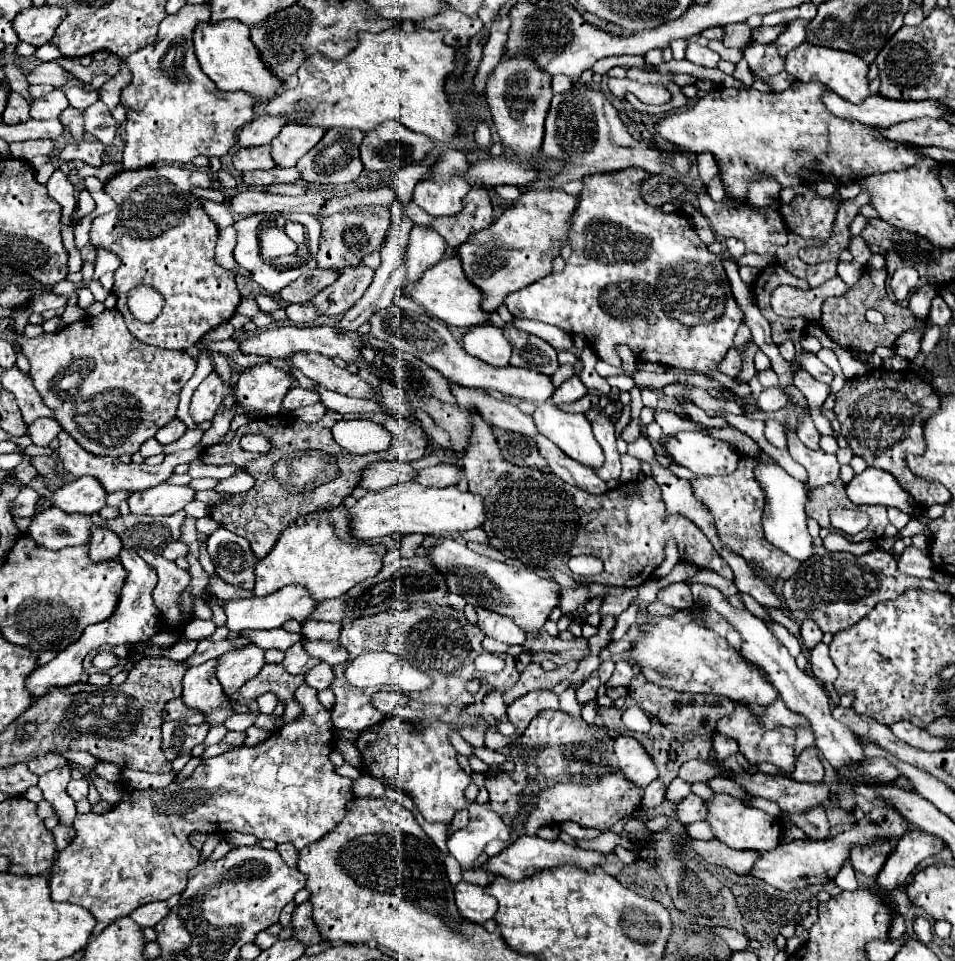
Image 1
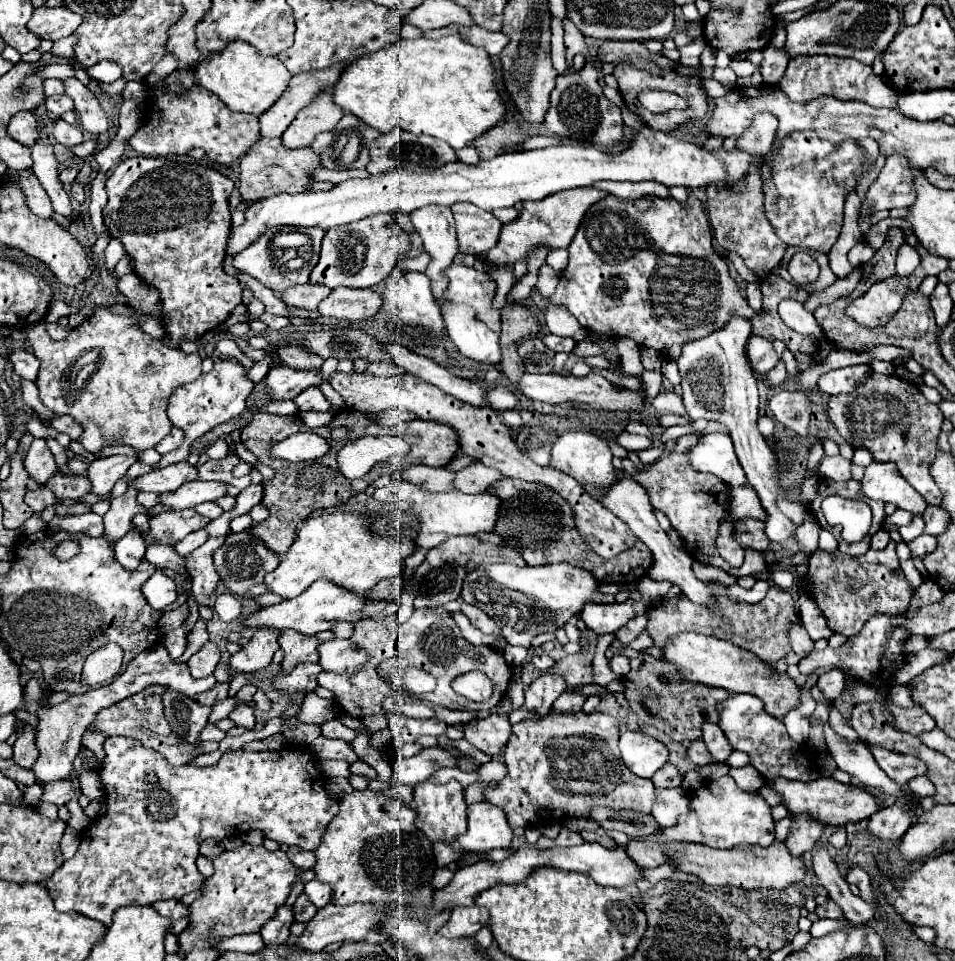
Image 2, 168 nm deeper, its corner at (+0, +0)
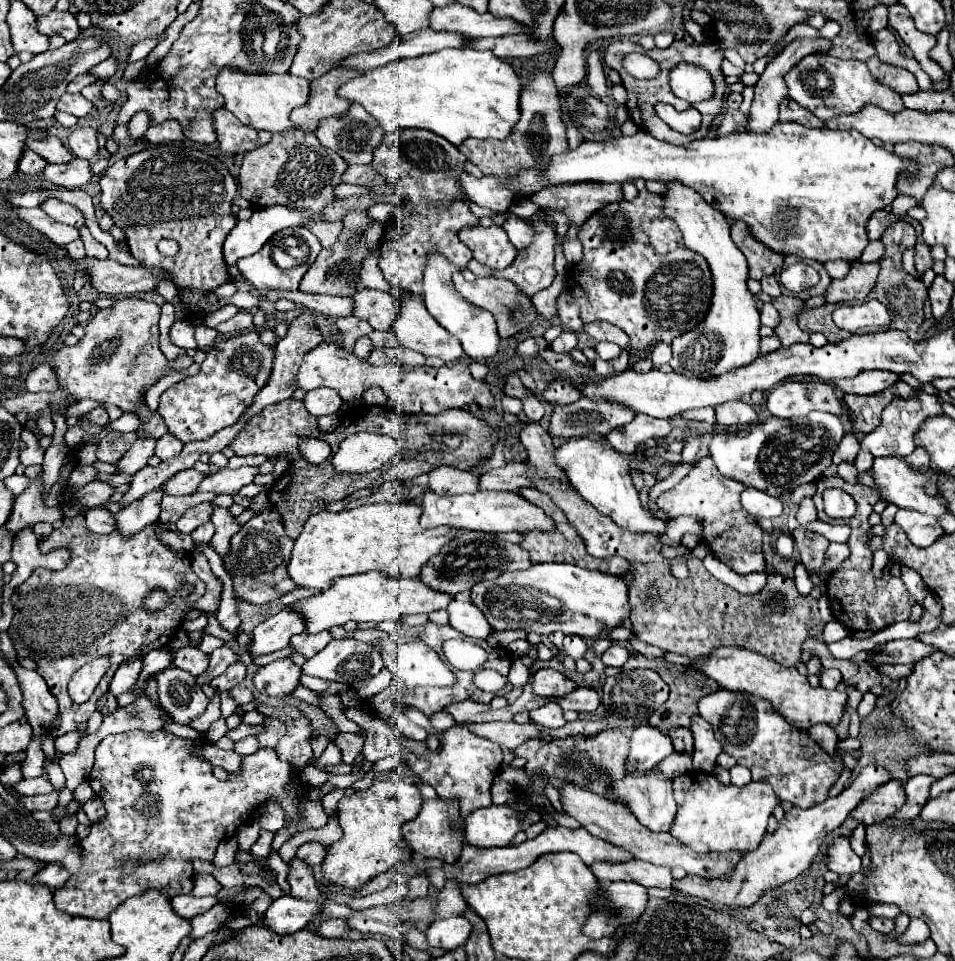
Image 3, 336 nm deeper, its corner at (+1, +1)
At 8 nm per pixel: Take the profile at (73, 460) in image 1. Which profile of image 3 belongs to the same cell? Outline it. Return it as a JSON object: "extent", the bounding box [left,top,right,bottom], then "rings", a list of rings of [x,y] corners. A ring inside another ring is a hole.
{"extent":[164,469,204,495],"rings":[[[186,469],[176,473],[176,477],[172,477],[170,481],[164,483],[166,493],[170,495],[194,495],[198,491],[200,481],[204,479],[204,475],[196,469]]]}

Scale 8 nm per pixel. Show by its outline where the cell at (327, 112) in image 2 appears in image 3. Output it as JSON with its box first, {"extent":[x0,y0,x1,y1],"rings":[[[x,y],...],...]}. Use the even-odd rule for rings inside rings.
{"extent":[290,67,364,131],"rings":[[[334,67],[324,77],[314,79],[310,83],[310,99],[308,99],[308,103],[304,107],[294,109],[290,119],[302,131],[314,131],[322,119],[340,117],[340,115],[348,113],[350,101],[338,97],[338,87],[342,83],[346,83],[348,79],[360,77],[360,75],[364,75],[364,71]]]}

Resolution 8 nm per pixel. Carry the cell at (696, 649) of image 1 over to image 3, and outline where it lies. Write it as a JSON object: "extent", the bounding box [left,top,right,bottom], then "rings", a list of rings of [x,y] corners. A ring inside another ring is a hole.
{"extent":[692,647,848,729],"rings":[[[720,647],[714,649],[714,653],[708,659],[696,659],[692,665],[700,669],[704,675],[712,677],[724,689],[746,691],[772,701],[774,709],[784,719],[788,719],[790,725],[796,725],[798,729],[808,729],[816,723],[836,725],[842,721],[844,705],[848,699],[846,691],[838,689],[828,691],[824,687],[810,687],[806,675],[798,673],[796,667],[780,667],[776,661],[766,659],[764,655],[758,655],[754,651],[742,647]]]}

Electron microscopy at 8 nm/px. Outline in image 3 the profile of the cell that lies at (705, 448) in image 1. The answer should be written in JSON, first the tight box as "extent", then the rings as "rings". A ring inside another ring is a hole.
{"extent":[710,411,844,497],"rings":[[[812,411],[806,417],[796,417],[792,421],[768,417],[766,421],[748,425],[746,429],[714,433],[710,453],[724,477],[752,485],[772,497],[782,497],[786,491],[792,491],[802,483],[816,481],[832,467],[832,455],[844,433],[840,417],[824,411]]]}

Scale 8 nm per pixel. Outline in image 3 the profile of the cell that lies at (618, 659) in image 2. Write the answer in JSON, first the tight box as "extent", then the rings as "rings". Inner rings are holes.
{"extent":[602,643,630,667],"rings":[[[612,643],[604,653],[602,653],[602,663],[612,665],[612,667],[622,667],[630,657],[630,649],[622,643]]]}

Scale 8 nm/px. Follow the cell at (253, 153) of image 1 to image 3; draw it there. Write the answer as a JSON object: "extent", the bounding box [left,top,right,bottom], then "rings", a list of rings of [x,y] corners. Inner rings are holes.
{"extent":[238,133,348,249],"rings":[[[286,133],[274,135],[266,147],[244,153],[244,161],[238,175],[238,191],[254,207],[268,205],[288,205],[308,213],[308,229],[320,239],[324,249],[330,249],[336,243],[336,237],[342,231],[342,221],[320,221],[312,215],[322,213],[324,205],[336,199],[334,187],[342,183],[342,173],[348,169],[346,161],[332,149],[320,145],[314,133]]]}

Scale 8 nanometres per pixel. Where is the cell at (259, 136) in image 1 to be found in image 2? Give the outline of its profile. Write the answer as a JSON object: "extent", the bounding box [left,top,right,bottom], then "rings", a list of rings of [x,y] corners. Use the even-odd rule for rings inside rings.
{"extent":[259,62,349,138],"rings":[[[349,62],[343,64],[333,64],[325,70],[315,70],[315,72],[303,72],[291,78],[287,90],[281,94],[281,98],[265,112],[259,116],[261,124],[261,134],[265,138],[281,138],[287,126],[293,122],[297,112],[305,108],[325,86],[337,82],[341,70]]]}

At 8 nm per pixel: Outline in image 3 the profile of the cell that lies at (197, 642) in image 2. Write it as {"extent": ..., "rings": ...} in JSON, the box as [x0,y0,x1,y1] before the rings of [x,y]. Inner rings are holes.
{"extent":[154,667,208,725],"rings":[[[168,667],[158,671],[154,679],[158,683],[158,699],[176,723],[188,725],[192,719],[204,713],[208,697],[196,685],[194,675],[178,667]]]}

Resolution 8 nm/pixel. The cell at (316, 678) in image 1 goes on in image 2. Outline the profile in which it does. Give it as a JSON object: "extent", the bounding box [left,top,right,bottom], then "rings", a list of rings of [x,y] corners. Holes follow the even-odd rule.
{"extent":[275,664,319,692],"rings":[[[299,664],[293,672],[281,670],[281,674],[275,678],[275,688],[283,692],[313,692],[317,688],[319,672],[319,664]]]}

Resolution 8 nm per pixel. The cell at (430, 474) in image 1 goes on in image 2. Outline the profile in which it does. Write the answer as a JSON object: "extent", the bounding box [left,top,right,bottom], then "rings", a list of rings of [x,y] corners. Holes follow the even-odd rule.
{"extent":[455,462,503,494],"rings":[[[473,462],[471,466],[463,468],[463,470],[457,470],[455,472],[455,490],[459,492],[465,492],[465,494],[479,494],[483,490],[487,490],[487,486],[495,480],[503,478],[501,472],[493,470],[493,468],[487,468],[479,462]]]}

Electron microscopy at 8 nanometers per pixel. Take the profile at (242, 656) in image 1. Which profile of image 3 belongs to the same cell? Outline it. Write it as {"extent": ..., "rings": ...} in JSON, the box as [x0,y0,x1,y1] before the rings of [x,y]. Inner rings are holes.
{"extent":[250,607,304,655],"rings":[[[284,607],[282,611],[268,617],[254,629],[254,645],[250,649],[250,655],[266,655],[272,651],[280,651],[288,647],[292,635],[298,635],[302,631],[304,631],[304,617]]]}

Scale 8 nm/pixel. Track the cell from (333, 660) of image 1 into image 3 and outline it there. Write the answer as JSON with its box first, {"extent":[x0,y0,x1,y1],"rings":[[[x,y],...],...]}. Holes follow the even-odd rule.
{"extent":[302,637,384,687],"rings":[[[344,637],[344,639],[332,639],[320,653],[316,653],[312,659],[308,659],[302,667],[302,673],[320,677],[320,679],[328,679],[328,681],[336,681],[336,683],[342,683],[348,687],[356,687],[356,685],[368,681],[370,677],[378,675],[382,667],[384,667],[382,655],[376,653],[368,643],[356,641],[352,637]]]}

